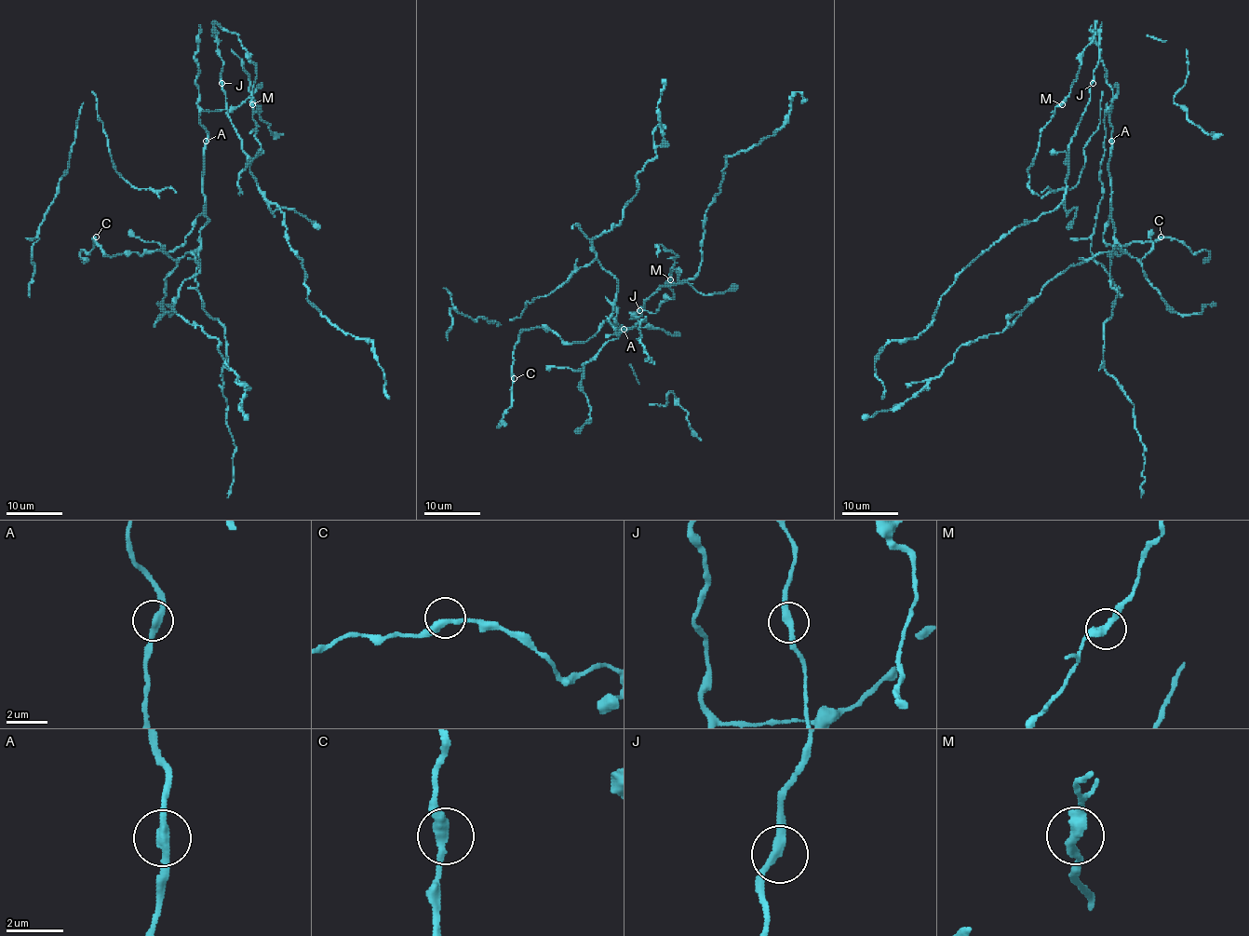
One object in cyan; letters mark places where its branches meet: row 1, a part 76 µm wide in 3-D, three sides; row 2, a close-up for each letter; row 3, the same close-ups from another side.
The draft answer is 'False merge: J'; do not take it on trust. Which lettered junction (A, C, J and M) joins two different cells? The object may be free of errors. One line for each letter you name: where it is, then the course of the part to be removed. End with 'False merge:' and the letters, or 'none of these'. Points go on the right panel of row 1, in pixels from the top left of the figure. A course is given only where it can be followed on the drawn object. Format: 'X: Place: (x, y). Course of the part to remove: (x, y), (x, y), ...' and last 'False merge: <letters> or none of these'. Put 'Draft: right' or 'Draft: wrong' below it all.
False merge: none of these
Draft: wrong

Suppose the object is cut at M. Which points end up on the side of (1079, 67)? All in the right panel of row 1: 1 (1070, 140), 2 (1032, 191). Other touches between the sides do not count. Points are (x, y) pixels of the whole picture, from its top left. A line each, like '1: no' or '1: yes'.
1: yes
2: no

